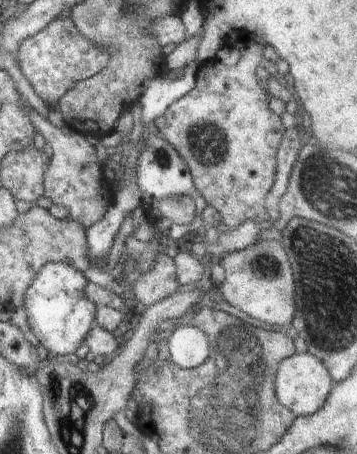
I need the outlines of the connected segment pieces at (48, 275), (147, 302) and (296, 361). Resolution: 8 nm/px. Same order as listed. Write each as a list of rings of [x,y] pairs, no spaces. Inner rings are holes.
[[[50,261],[38,271],[36,278],[26,288],[24,294],[27,325],[30,331],[38,338],[39,344],[42,344],[48,352],[62,359],[73,359],[76,349],[86,340],[86,336],[90,334],[92,327],[96,326],[95,312],[97,306],[84,294],[86,282],[84,273],[76,270],[70,263]]]
[[[160,251],[156,256],[156,262],[148,272],[143,271],[135,277],[133,290],[135,298],[145,306],[154,306],[156,302],[172,296],[180,284],[176,278],[176,270],[173,259]]]
[[[295,353],[280,361],[276,370],[275,390],[276,398],[282,406],[292,410],[296,415],[310,416],[318,412],[327,401],[334,382],[326,366],[313,354]]]

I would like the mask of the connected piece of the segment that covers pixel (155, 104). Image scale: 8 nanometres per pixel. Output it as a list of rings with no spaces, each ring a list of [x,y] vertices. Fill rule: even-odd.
[[[195,58],[192,62],[178,68],[178,76],[172,78],[174,70],[166,66],[162,76],[153,77],[147,83],[146,92],[138,101],[142,104],[143,136],[147,136],[152,128],[152,123],[170,108],[176,100],[188,94],[195,85],[195,76],[201,61]]]

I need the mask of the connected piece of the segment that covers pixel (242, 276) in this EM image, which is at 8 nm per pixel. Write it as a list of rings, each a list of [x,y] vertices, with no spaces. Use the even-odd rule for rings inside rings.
[[[262,240],[234,253],[223,253],[220,264],[224,268],[225,279],[218,287],[224,300],[261,322],[274,325],[292,322],[296,314],[295,280],[281,241]]]

